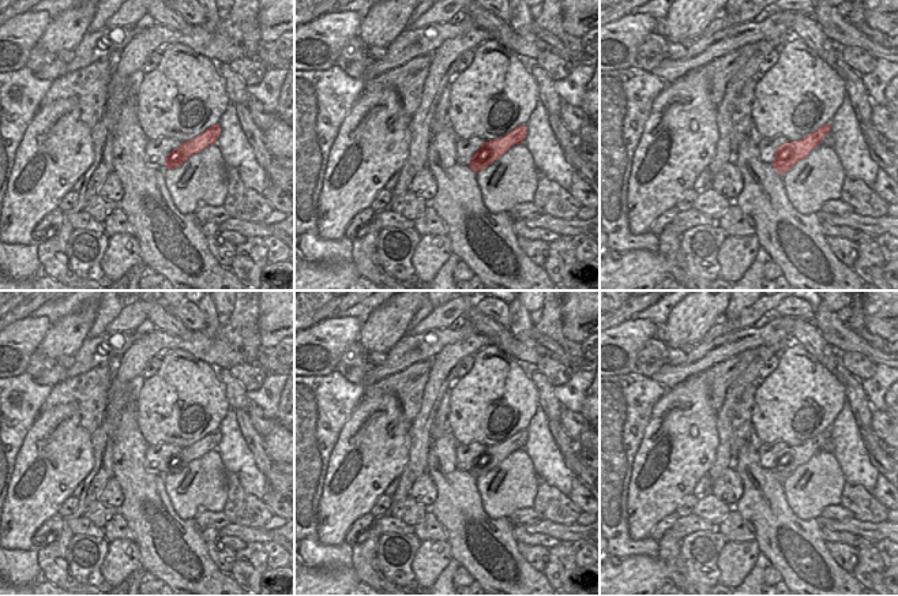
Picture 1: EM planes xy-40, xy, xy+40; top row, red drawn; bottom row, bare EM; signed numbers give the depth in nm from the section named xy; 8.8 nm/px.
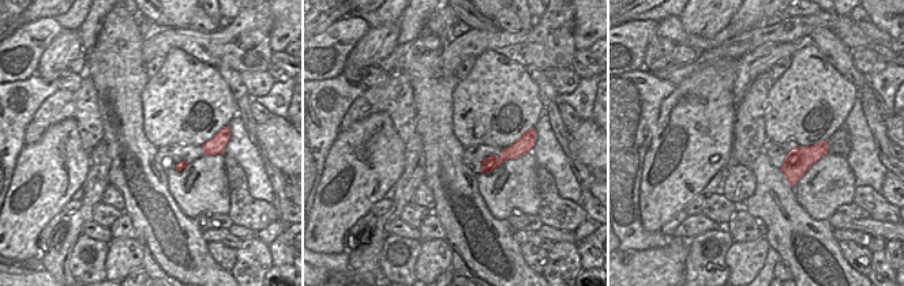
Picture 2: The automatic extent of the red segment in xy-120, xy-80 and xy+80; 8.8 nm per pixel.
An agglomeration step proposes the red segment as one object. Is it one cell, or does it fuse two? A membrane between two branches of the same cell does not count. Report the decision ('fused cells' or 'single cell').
fused cells

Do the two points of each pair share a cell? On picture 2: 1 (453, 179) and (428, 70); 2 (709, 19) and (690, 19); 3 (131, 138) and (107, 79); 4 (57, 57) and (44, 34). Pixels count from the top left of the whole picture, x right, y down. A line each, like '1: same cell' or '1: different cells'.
1: same cell
2: same cell
3: same cell
4: different cells

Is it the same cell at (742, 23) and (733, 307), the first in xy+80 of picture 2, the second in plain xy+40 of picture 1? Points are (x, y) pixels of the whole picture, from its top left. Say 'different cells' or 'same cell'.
same cell

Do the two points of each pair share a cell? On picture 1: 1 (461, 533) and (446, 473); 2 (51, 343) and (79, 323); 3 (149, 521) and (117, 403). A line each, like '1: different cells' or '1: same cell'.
1: same cell
2: same cell
3: same cell

